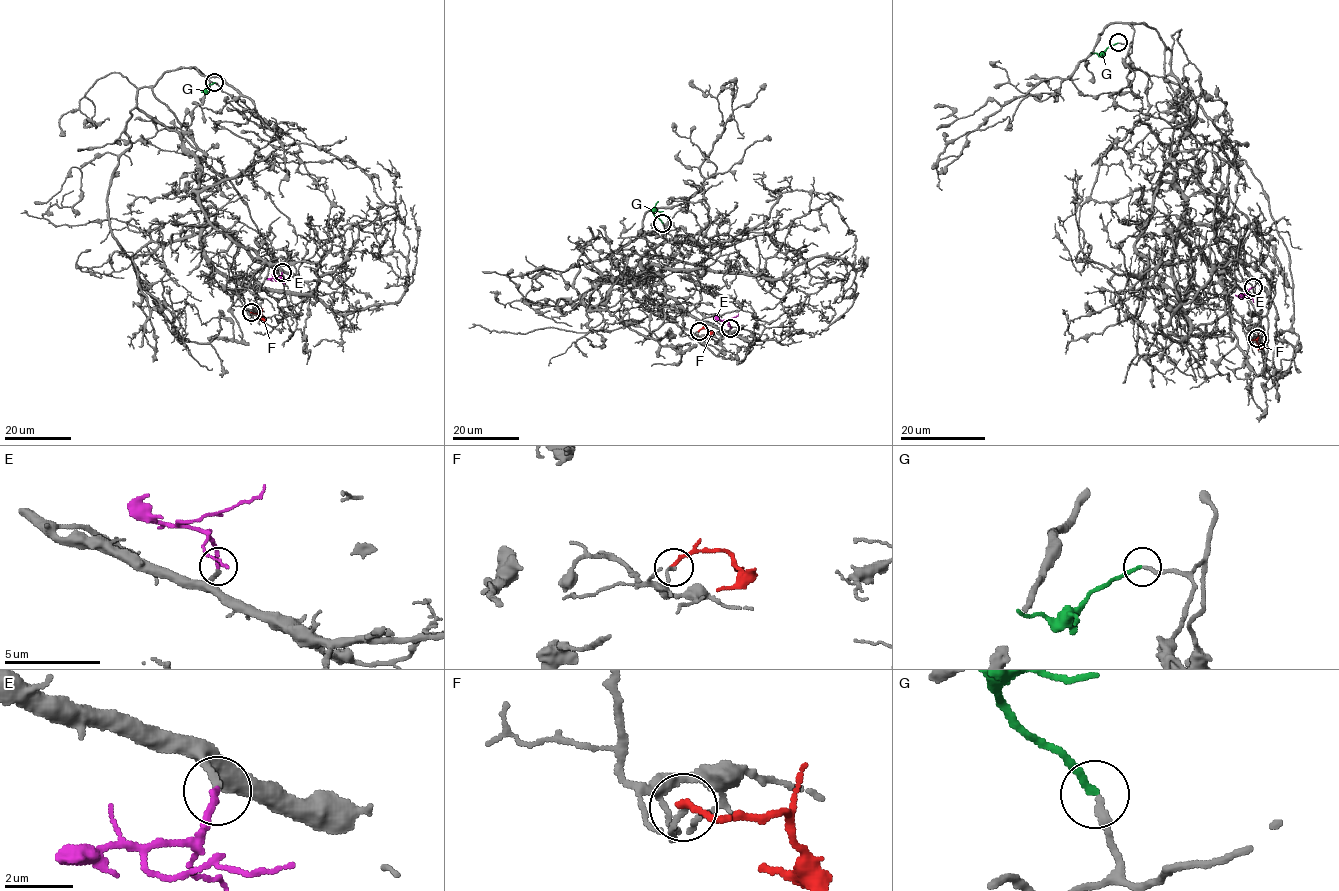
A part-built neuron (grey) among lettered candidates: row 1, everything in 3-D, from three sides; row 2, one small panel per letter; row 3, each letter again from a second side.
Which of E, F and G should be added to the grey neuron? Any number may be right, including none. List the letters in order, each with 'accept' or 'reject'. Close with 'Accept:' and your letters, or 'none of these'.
E: accept
F: reject
G: accept
Accept: E, G

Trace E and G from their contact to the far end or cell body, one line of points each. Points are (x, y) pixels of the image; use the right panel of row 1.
E: (1253, 287), (1243, 298), (1235, 295)
G: (1118, 42), (1103, 52), (1090, 52)

